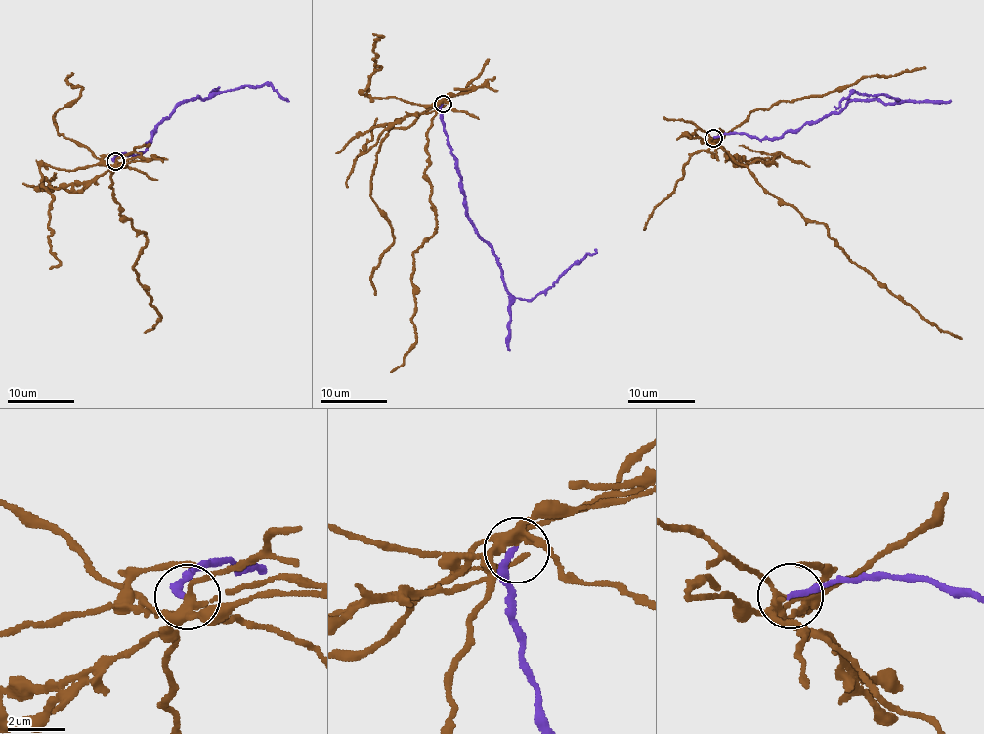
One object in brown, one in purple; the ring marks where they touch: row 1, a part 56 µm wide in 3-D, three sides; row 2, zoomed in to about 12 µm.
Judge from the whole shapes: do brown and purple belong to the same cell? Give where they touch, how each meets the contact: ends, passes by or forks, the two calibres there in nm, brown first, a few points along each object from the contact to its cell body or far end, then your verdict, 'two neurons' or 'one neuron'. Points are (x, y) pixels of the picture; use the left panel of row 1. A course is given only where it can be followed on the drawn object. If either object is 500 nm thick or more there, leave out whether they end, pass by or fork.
at (115, 161); brown forks there; purple ends there; 240 nm thick on the brown side, 200 nm on the other; brown runs (115, 161), (109, 187), (121, 208), (120, 214), (144, 231), (147, 238), (134, 269), (161, 318), (144, 332); purple runs (115, 161), (122, 153), (132, 156), (143, 152), (155, 128), (183, 101), (265, 84), (285, 98); two neurons

